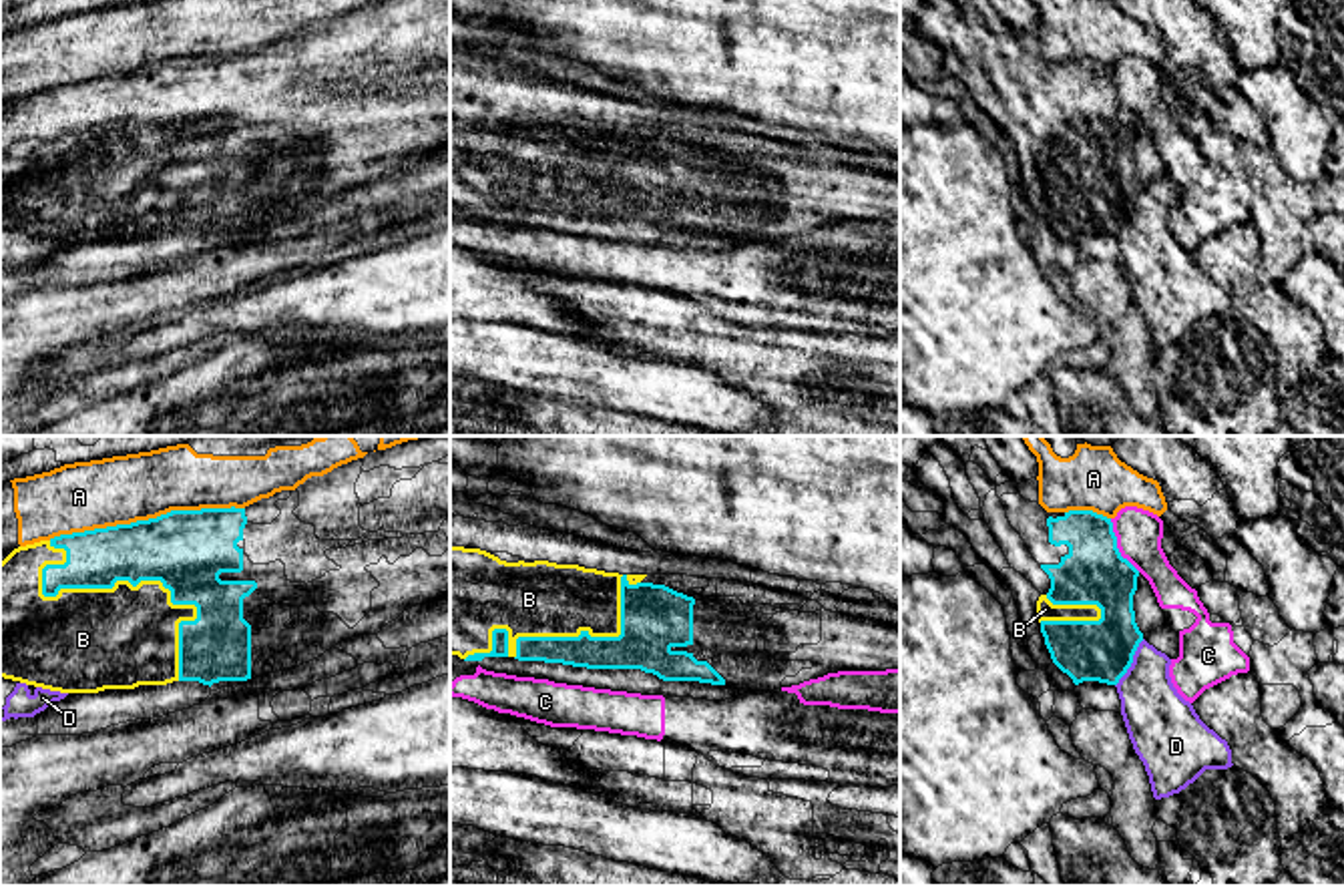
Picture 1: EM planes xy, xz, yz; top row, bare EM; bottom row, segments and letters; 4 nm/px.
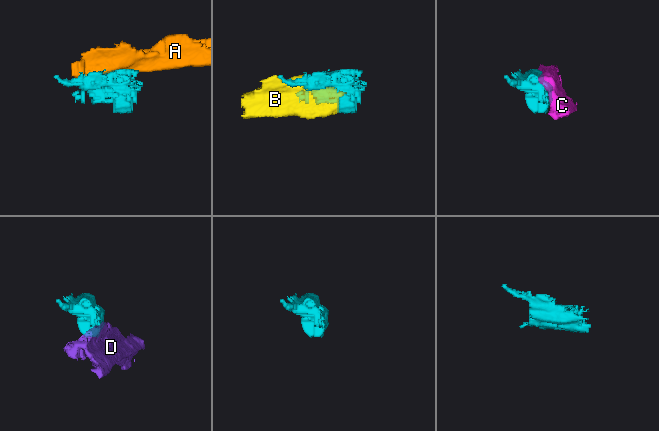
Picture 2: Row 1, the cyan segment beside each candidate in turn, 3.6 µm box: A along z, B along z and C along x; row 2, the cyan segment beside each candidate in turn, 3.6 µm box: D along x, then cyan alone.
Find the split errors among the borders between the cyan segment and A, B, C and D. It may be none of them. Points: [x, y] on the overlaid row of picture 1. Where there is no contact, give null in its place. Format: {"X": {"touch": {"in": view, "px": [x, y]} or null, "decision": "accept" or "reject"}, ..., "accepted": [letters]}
{"A": {"touch": {"in": "xy", "px": [145, 521]}, "decision": "reject"}, "B": {"touch": {"in": "xy", "px": [129, 581]}, "decision": "accept"}, "C": {"touch": {"in": "yz", "px": [1115, 547]}, "decision": "reject"}, "D": {"touch": {"in": "yz", "px": [1132, 661]}, "decision": "reject"}, "accepted": ["B"]}

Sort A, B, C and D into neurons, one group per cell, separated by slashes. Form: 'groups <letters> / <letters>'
groups A / B / C / D

